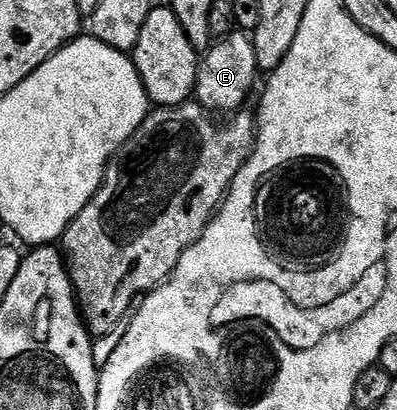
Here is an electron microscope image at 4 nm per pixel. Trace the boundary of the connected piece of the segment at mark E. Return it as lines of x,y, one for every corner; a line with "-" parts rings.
234,32
226,38
218,38
204,51
197,68
197,88
195,100
217,116
229,116
240,111
249,98
253,85
257,82
259,71
255,60
255,44
245,32

